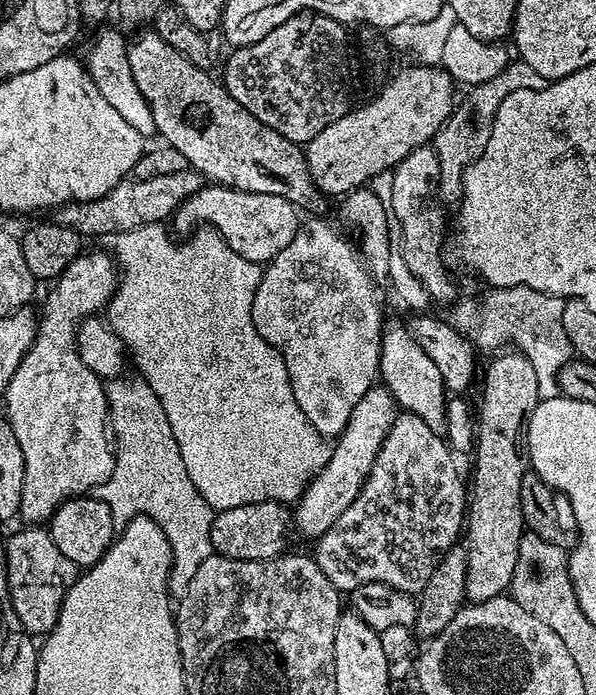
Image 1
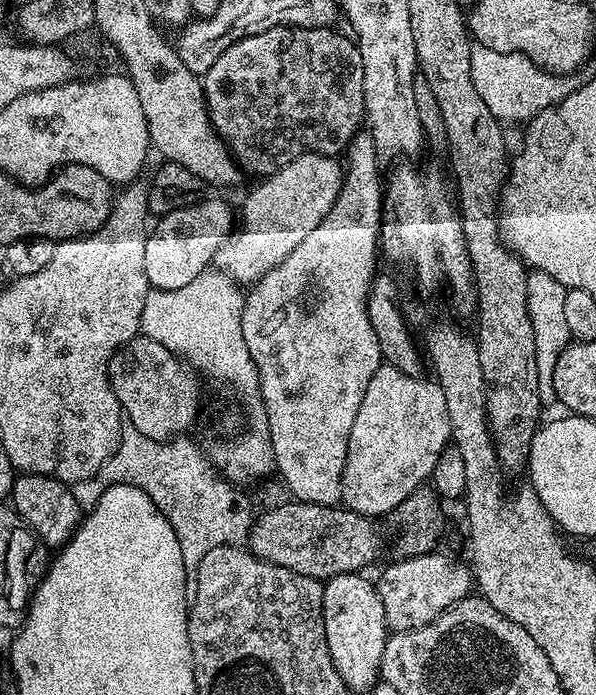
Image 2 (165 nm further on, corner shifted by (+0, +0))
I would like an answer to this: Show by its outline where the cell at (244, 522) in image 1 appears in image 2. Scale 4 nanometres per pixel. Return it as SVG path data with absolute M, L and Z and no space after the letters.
M287 502L255 517L247 547L259 560L326 581L338 574L363 573L380 556L380 532L367 516L343 506Z

